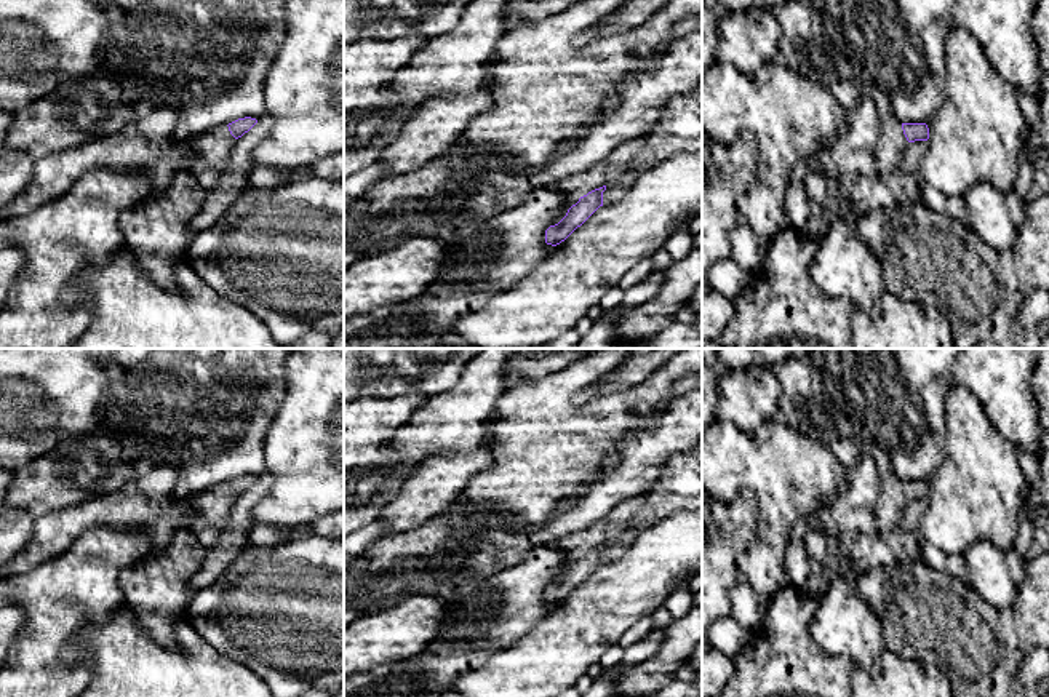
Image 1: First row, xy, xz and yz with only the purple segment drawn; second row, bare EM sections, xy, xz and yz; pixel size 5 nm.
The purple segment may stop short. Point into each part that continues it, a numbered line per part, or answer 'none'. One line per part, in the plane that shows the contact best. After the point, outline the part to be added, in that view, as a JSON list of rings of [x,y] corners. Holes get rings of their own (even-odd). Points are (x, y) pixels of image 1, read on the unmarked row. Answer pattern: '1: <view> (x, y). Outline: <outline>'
1: xz (603, 531). Outline: [[[644,492],[617,504],[604,518],[592,523],[579,532],[561,537],[555,545],[568,556],[569,566],[588,550],[609,544],[628,528],[628,521],[636,510],[644,505]]]

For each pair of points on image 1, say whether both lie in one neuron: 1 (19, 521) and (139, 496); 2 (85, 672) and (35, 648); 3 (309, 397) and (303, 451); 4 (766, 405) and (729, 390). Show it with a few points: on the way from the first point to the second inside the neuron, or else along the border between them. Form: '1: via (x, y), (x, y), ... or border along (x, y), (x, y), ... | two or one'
1: border along (35, 520), (27, 542), (16, 553) | two
2: via (72, 672), (59, 672), (48, 661) | one
3: via (309, 410), (309, 416), (303, 422), (303, 438) | one
4: via (757, 400), (739, 390) | one

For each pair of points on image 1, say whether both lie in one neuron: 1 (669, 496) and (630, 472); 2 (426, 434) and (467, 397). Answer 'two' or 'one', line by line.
1: two
2: one

